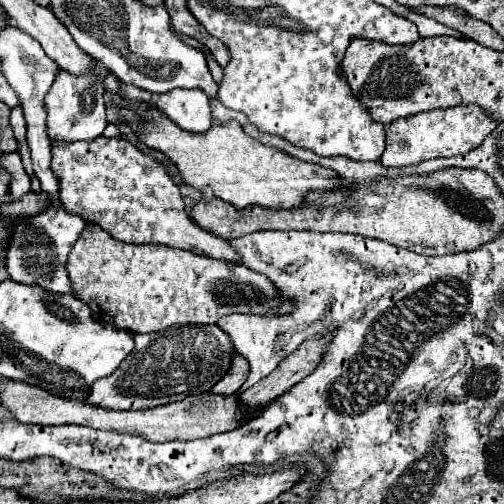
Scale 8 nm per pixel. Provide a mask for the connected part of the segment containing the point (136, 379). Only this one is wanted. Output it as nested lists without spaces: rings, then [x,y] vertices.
[[[172,325],[162,333],[148,333],[148,335],[134,333],[132,353],[110,373],[110,377],[96,379],[90,385],[84,403],[112,411],[140,411],[186,399],[192,393],[210,391],[214,383],[220,381],[220,377],[230,367],[232,353],[234,345],[218,325]]]

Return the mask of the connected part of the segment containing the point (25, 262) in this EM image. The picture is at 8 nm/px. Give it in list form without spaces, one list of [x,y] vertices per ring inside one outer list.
[[[40,213],[24,223],[18,223],[18,229],[14,229],[14,237],[8,247],[6,265],[10,279],[18,283],[36,283],[56,293],[72,293],[64,265],[66,255],[72,249],[74,241],[78,239],[82,227],[84,219],[76,215],[52,215],[52,213]]]

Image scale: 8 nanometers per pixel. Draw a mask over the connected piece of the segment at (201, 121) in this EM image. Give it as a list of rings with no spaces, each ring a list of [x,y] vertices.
[[[174,89],[158,95],[156,105],[182,129],[202,133],[210,129],[208,95],[200,89]]]

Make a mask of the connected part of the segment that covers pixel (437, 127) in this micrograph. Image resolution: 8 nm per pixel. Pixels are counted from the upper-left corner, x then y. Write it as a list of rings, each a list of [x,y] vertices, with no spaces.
[[[476,105],[466,107],[448,107],[448,109],[432,109],[426,113],[416,113],[410,117],[400,117],[392,121],[386,129],[386,149],[380,161],[388,167],[402,167],[402,165],[416,165],[424,159],[434,157],[452,157],[464,155],[478,147],[496,127],[494,121]]]

